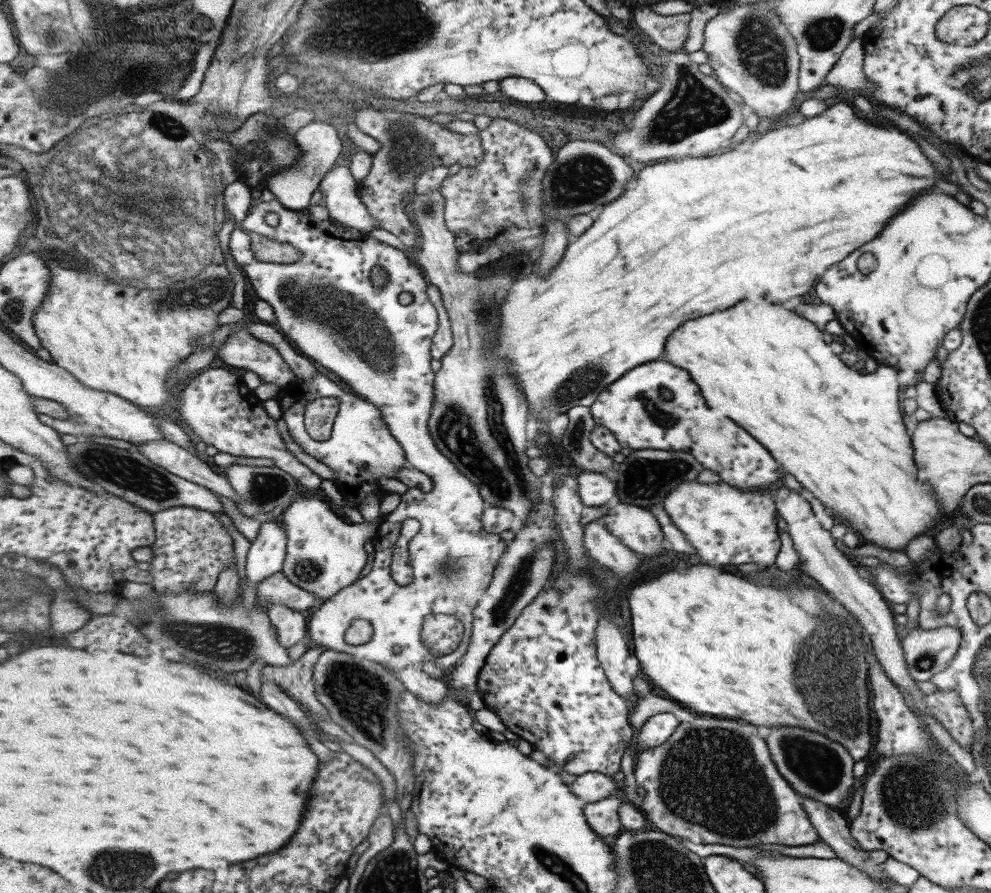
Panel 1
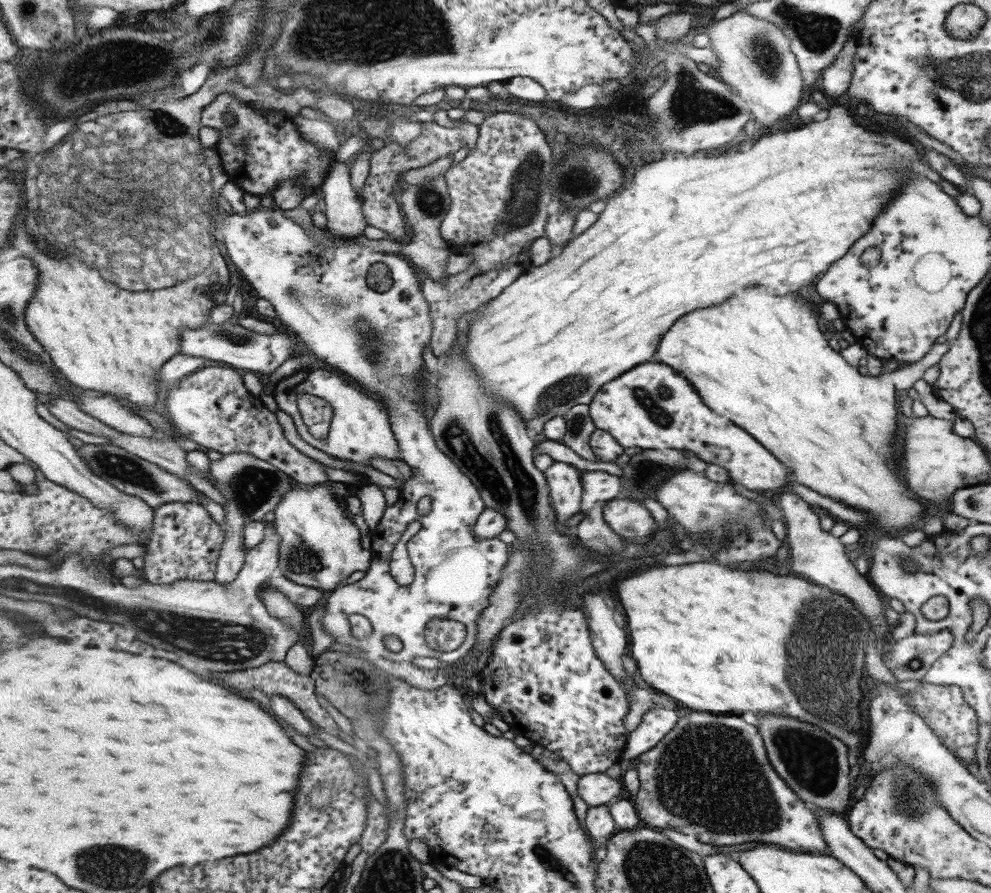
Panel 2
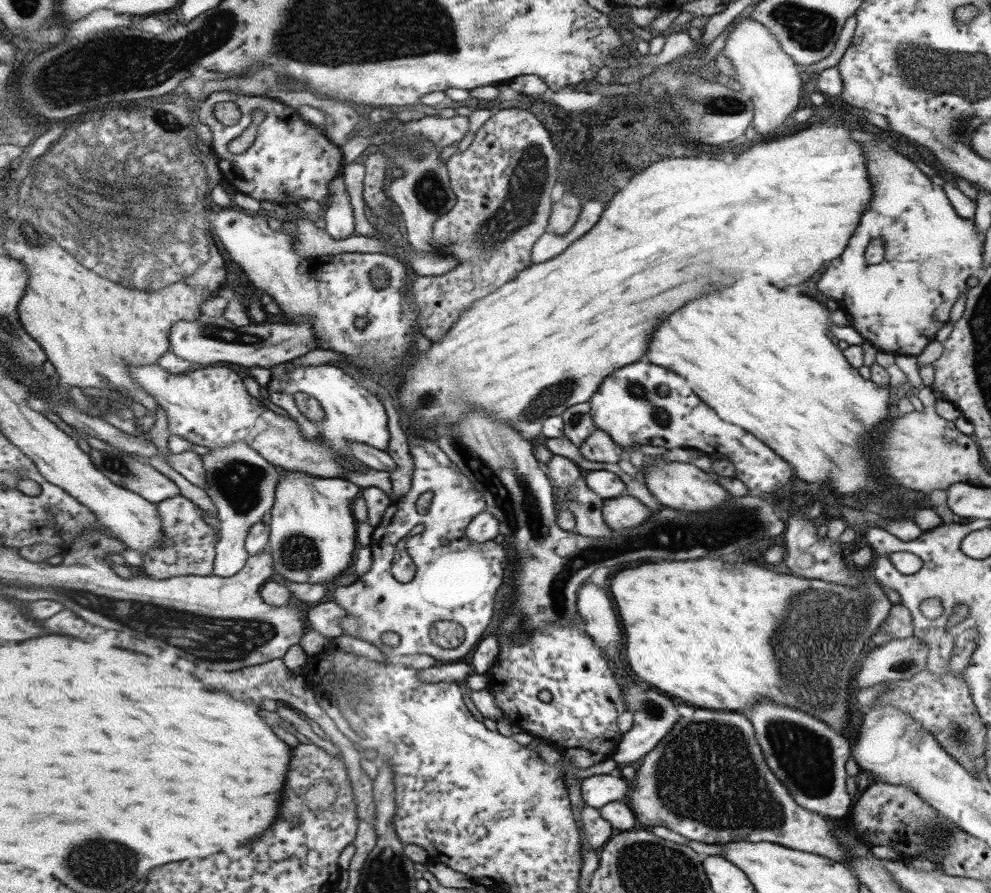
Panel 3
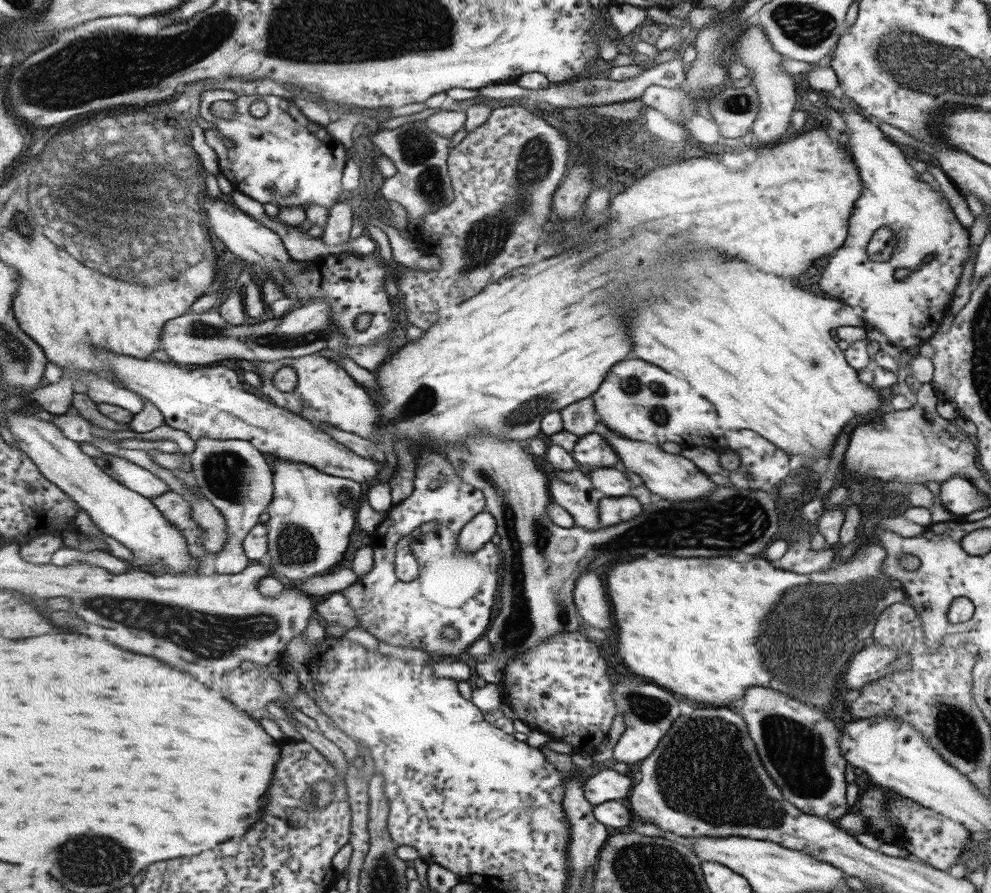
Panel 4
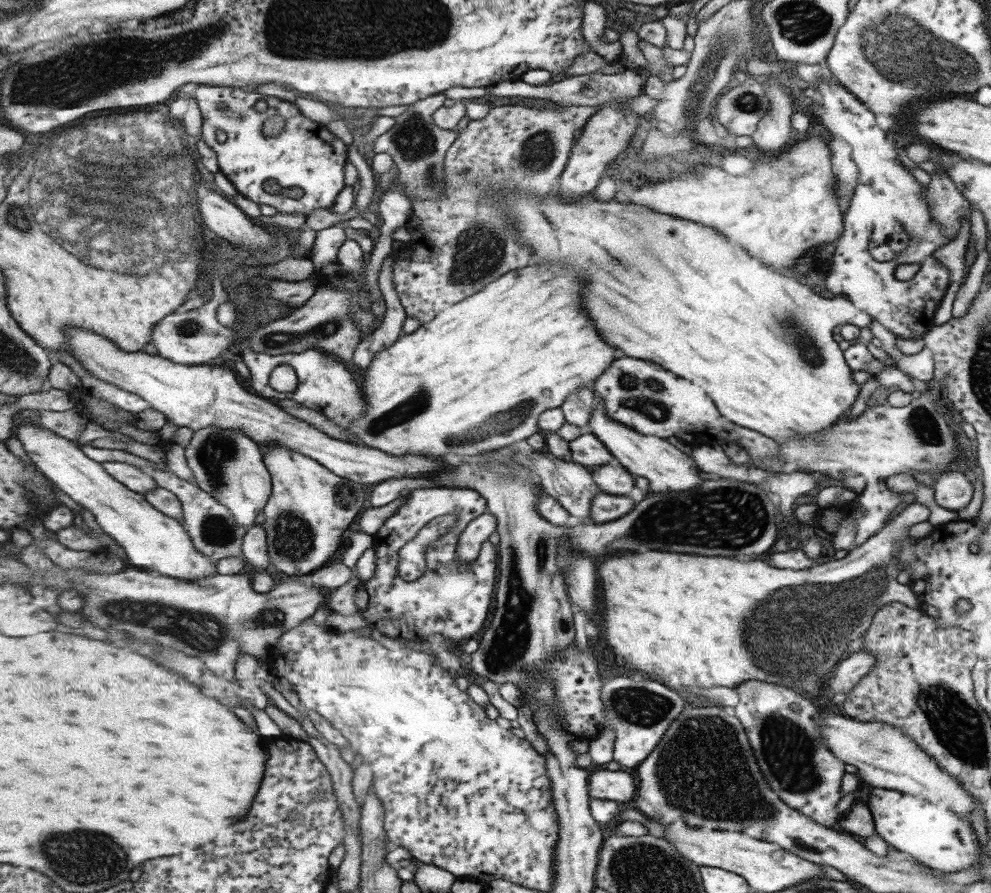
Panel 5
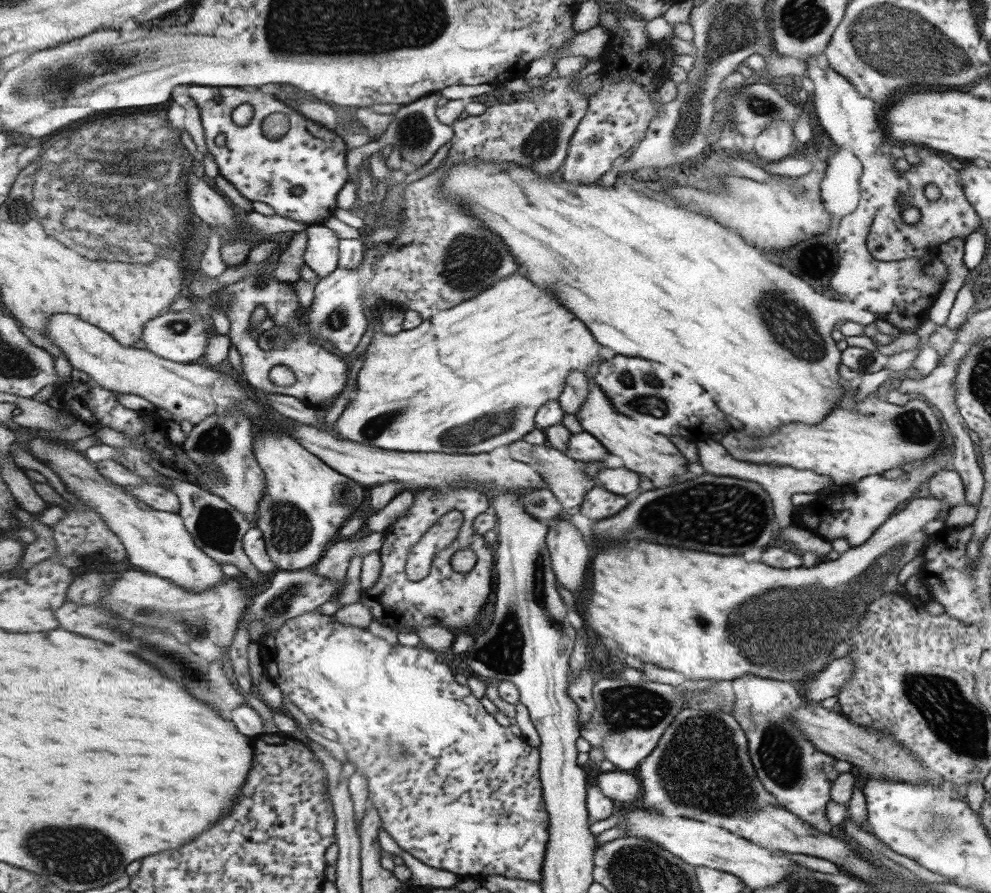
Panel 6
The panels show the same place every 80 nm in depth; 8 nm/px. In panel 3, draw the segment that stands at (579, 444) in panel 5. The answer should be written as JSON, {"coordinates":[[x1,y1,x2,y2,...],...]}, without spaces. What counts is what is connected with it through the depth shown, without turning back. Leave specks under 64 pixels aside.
{"coordinates":[[599,429,590,438,587,438,587,442,579,448,579,451,587,460,617,464,621,462,621,454,624,449,609,433]]}

